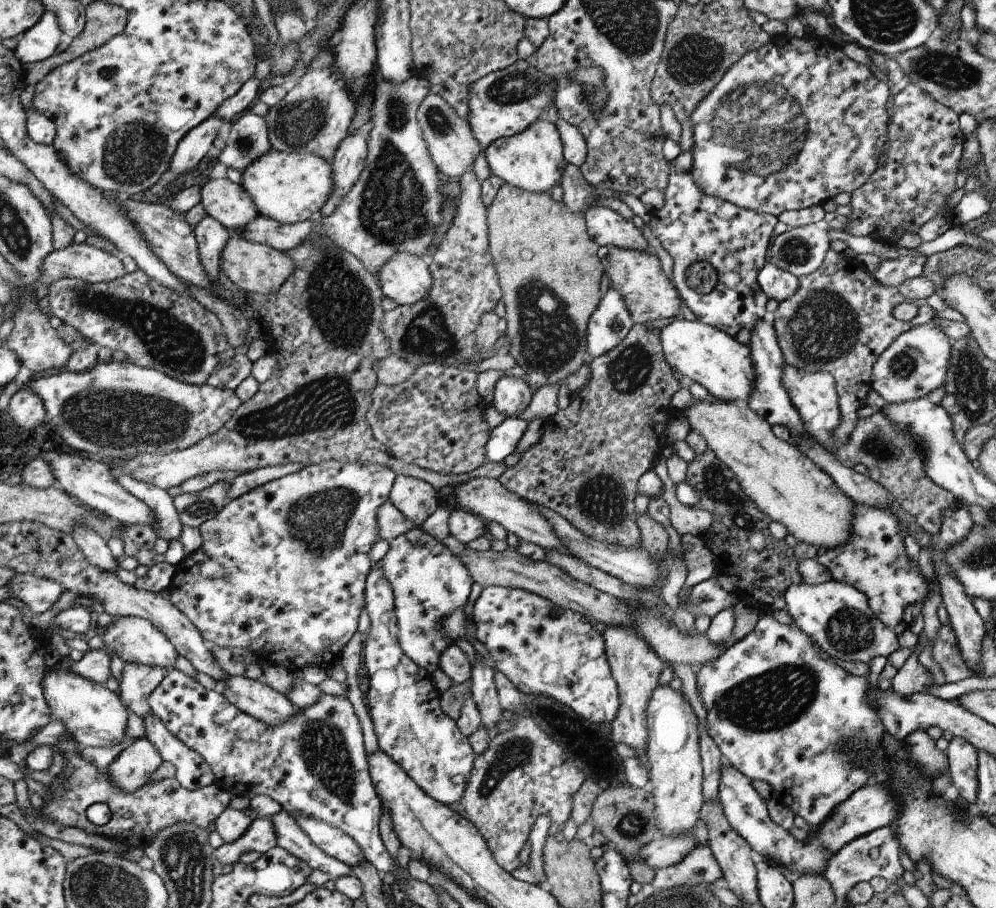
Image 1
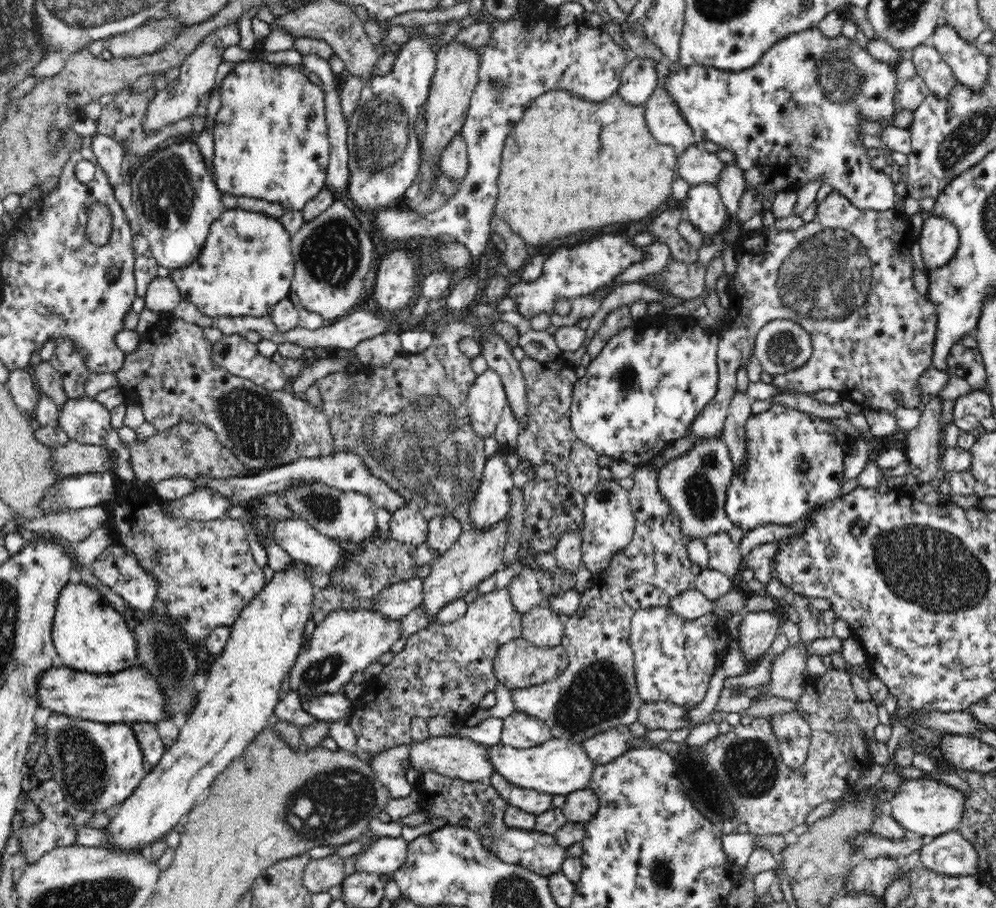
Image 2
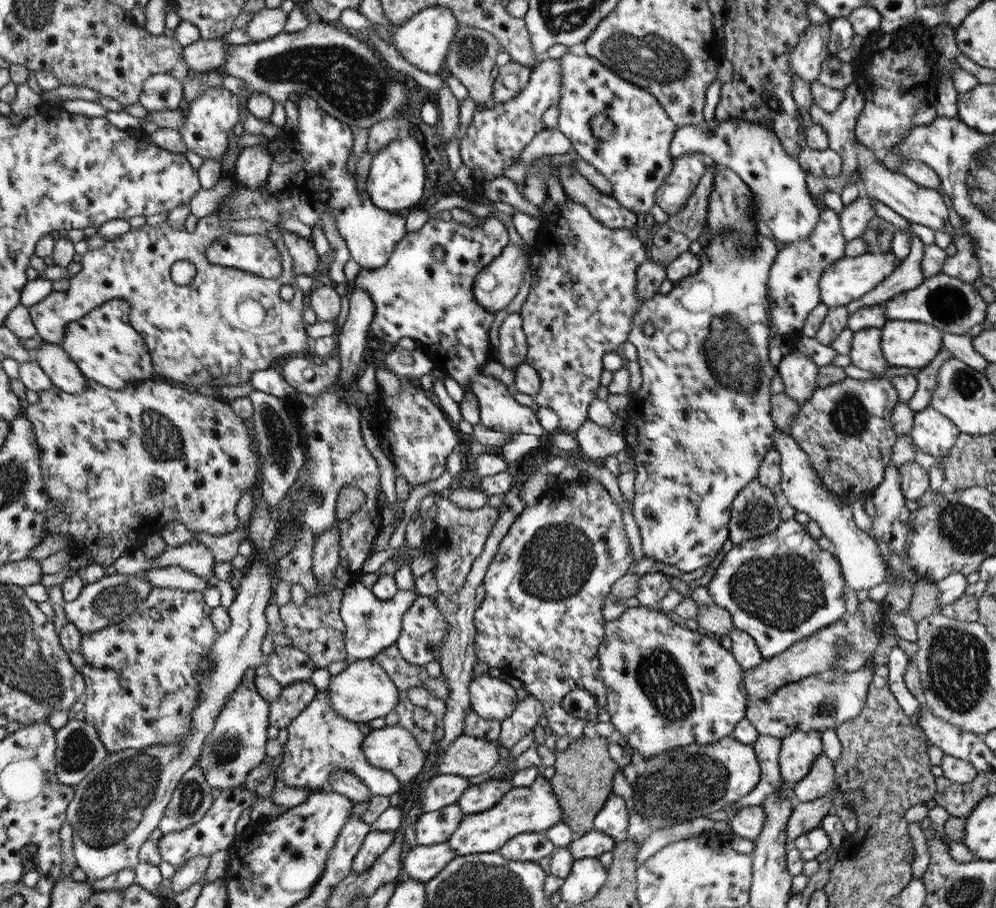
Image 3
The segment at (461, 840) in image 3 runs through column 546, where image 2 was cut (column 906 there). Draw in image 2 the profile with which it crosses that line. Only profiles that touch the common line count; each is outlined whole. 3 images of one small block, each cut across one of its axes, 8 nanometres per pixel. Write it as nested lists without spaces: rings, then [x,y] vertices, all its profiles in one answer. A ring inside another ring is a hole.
[[[905,779],[898,792],[888,800],[887,812],[898,821],[907,832],[927,840],[956,831],[961,826],[964,814],[964,793],[937,779]]]

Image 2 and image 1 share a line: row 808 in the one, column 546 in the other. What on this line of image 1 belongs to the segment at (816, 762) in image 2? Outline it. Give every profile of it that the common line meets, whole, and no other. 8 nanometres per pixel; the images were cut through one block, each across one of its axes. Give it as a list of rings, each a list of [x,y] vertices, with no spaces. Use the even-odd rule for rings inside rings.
[[[496,671],[494,678],[503,710],[513,712],[513,718],[510,720],[513,728],[510,731],[496,734],[490,739],[488,748],[482,754],[475,755],[464,794],[458,803],[451,804],[449,807],[474,824],[486,839],[495,861],[504,870],[512,873],[521,865],[519,854],[529,839],[536,819],[546,815],[551,822],[556,822],[560,828],[563,828],[564,823],[571,816],[572,796],[586,778],[584,773],[564,753],[564,749],[532,720],[528,710],[520,701],[520,691],[506,678],[506,675]]]

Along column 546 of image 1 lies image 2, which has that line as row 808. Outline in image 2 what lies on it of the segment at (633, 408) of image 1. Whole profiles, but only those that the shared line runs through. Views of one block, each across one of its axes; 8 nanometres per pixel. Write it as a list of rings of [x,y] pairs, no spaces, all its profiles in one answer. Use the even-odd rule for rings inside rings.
[[[434,771],[421,773],[420,788],[426,792],[440,792],[432,794],[428,802],[434,804],[420,804],[419,809],[425,812],[427,820],[443,818],[449,827],[464,826],[475,830],[482,839],[482,844],[507,864],[526,867],[539,876],[548,877],[560,870],[568,858],[567,848],[558,845],[553,834],[542,831],[526,830],[518,827],[508,827],[504,822],[504,814],[509,807],[500,793],[490,785],[489,780],[468,782],[461,778],[447,777]],[[452,792],[452,794],[450,794]]]

